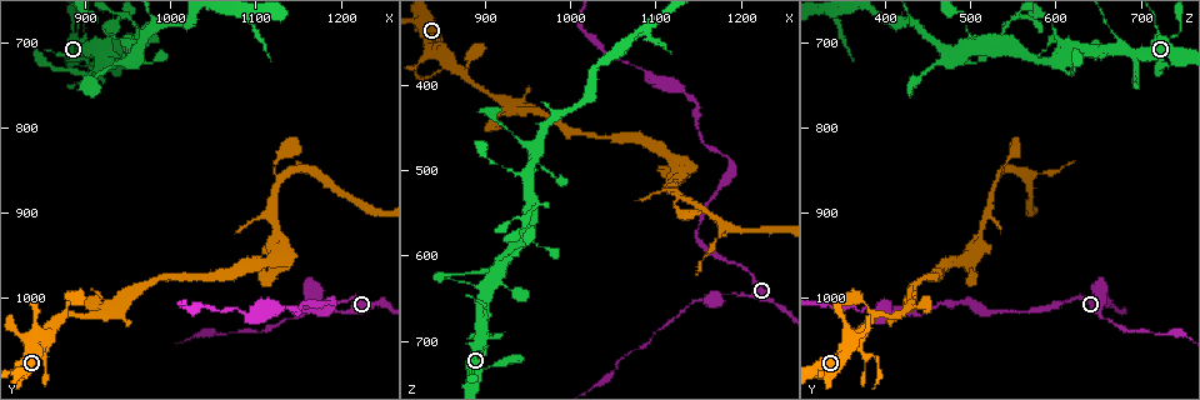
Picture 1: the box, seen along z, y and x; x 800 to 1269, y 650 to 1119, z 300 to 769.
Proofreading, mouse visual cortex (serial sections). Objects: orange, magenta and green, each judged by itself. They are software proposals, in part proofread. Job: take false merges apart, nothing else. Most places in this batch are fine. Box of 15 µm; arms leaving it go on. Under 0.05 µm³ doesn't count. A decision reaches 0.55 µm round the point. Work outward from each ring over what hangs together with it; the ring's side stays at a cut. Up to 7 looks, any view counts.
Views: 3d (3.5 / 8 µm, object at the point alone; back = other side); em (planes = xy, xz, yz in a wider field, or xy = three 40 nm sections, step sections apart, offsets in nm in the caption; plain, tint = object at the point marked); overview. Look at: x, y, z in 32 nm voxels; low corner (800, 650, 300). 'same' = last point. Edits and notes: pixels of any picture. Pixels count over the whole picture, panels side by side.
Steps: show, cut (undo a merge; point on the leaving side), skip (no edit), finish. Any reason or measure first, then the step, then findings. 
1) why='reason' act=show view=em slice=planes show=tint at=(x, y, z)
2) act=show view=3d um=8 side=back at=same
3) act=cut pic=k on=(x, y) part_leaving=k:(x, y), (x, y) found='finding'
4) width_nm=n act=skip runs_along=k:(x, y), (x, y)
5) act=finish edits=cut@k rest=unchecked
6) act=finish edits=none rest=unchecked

why='abrupt turn' act=show view=3d um=3.5 at=(850, 1070, 380)

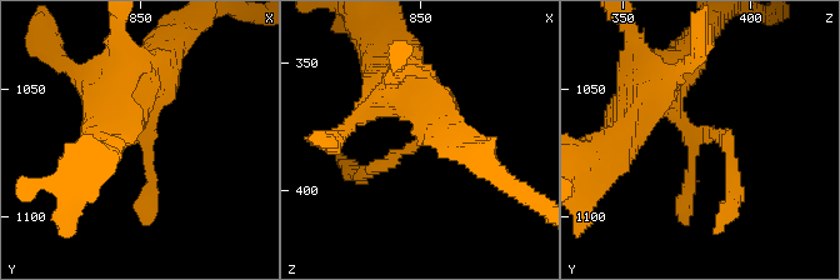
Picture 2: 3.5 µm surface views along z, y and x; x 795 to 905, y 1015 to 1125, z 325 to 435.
why='now the EM' act=show view=em slice=xy step=1 show=tint at=(852, 1067, 379)

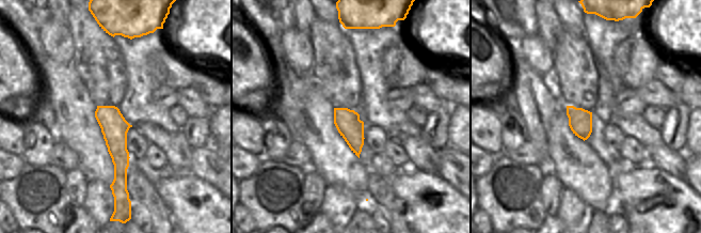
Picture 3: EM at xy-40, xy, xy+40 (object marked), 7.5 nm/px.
act=skip runs_along=3:(99, 108), (114, 127), (118, 189) found='one cell here'

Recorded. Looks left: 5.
why='three-way junction' act=show view=3d um=3.5 at=(900, 690, 670)

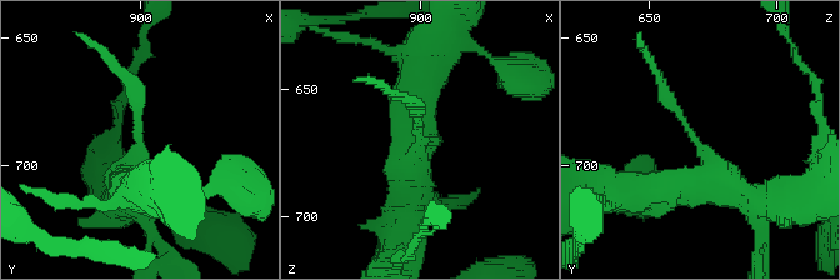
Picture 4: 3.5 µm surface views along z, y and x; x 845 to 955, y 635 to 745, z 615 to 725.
why='now the EM' act=show view=em slice=xy step=2 show=plain at=(900, 693, 671)

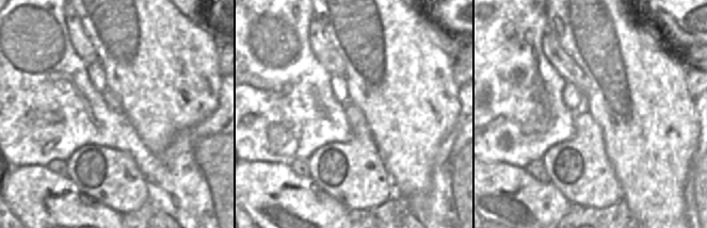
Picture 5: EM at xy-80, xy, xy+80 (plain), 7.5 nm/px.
why='with the object marked' act=show view=em slice=xy step=2 show=tint at=same

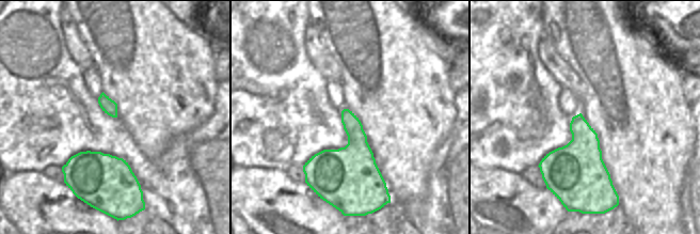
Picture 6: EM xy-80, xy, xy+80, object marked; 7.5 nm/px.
arm_widths_nm=200,400,400 act=skip runs_along=4:(753, 200), (710, 181), (660, 78) found='one cell here'

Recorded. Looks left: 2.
why='thick turns thin' act=show view=3d um=8 at=(960, 710, 485)

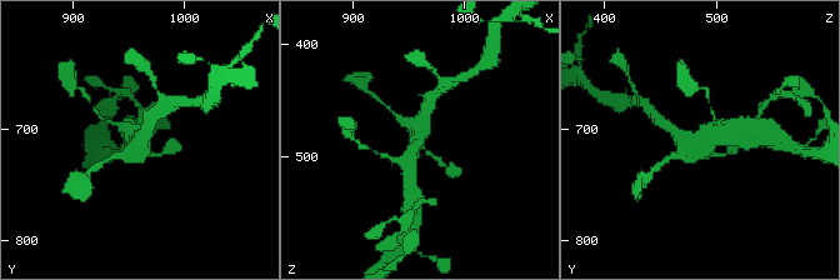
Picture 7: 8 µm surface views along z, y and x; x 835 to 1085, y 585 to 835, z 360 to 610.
act=show view=em slice=xy step=2 show=tint at=(958, 712, 484)

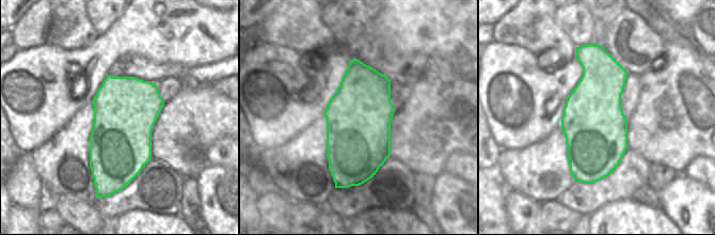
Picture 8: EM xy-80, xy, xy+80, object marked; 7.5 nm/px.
width_nm=500 act=skip runs_along=7:(411, 171), (411, 155), (426, 109) found='continuous, no second cell'

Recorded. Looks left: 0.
act=finish edits=none rest=unchecked

